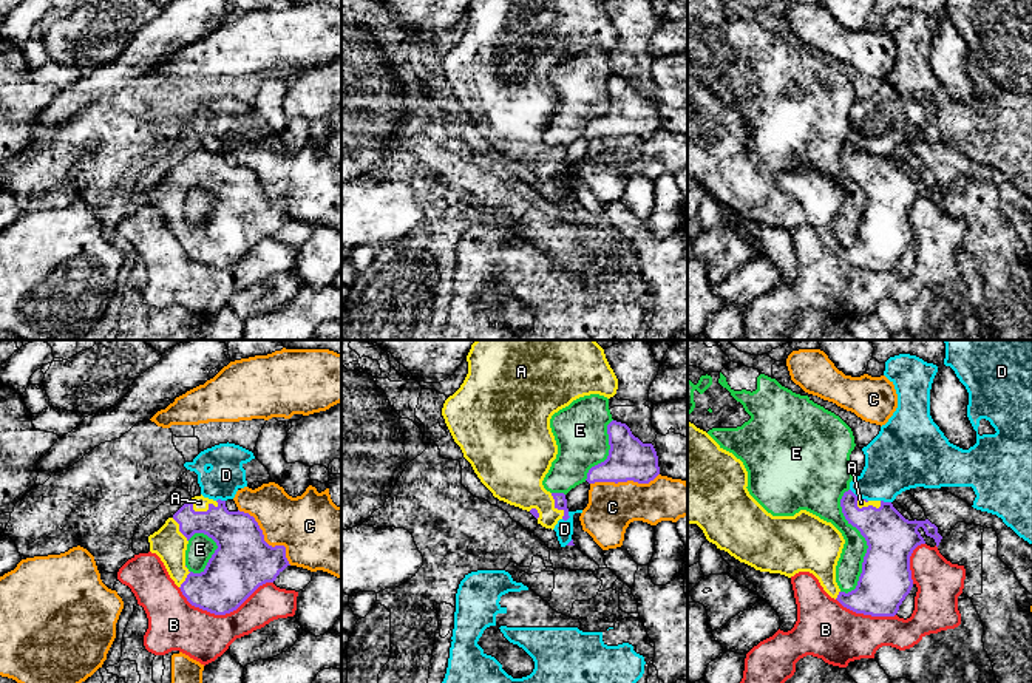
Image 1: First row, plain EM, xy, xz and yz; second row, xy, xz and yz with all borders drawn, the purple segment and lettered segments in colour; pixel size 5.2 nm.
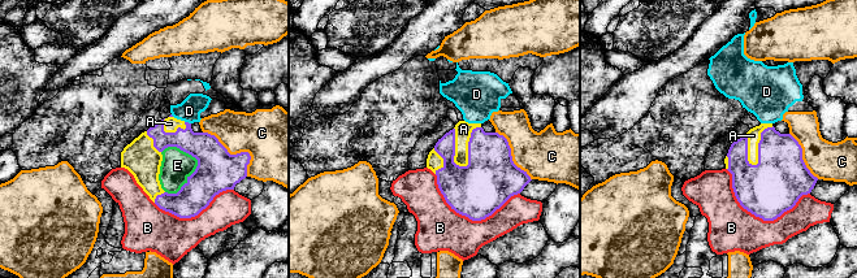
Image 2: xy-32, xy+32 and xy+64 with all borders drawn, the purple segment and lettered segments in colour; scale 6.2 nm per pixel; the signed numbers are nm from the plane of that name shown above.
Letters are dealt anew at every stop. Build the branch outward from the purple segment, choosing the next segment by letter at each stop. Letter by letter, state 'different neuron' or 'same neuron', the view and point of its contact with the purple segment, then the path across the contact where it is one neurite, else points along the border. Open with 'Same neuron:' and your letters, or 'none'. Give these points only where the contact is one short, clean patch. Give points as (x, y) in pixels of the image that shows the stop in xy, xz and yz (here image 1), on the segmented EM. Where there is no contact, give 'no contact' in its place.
Same neuron: A
A: same neuron; meets purple in xy at (203, 512)
B: different neuron; meets purple in xy at (223, 614)
C: different neuron; meets purple in xy at (263, 540)
D: different neuron; meets purple in xz at (569, 516); border along xz (569, 512), (564, 521)
E: different neuron; meets purple in yz at (867, 543)

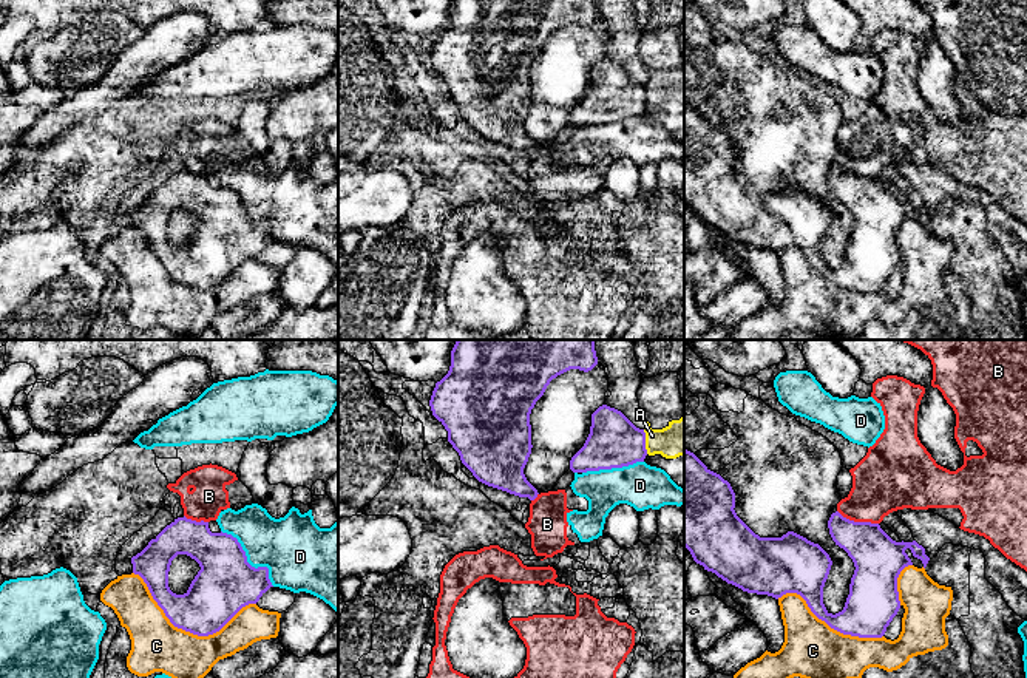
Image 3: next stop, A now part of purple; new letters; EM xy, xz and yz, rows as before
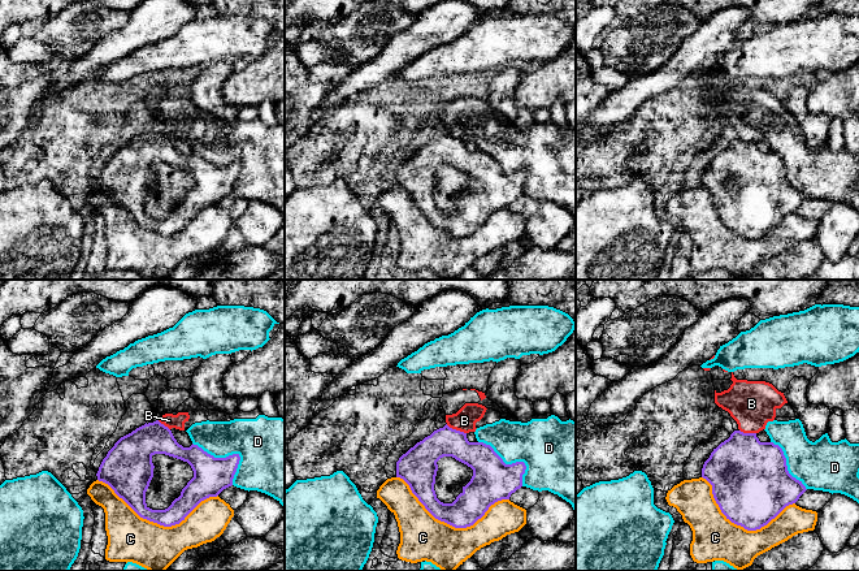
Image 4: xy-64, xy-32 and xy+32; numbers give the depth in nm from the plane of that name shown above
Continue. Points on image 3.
Same neuron: none
A: different neuron; meets purple in xz at (644, 442); border along xz (643, 430), (647, 453)
B: different neuron; meets purple in yz at (857, 522); border along yz (837, 510), (850, 519), (877, 524)
C: different neuron; meets purple in xy at (187, 630)
D: different neuron; meets purple in xy at (246, 561)

